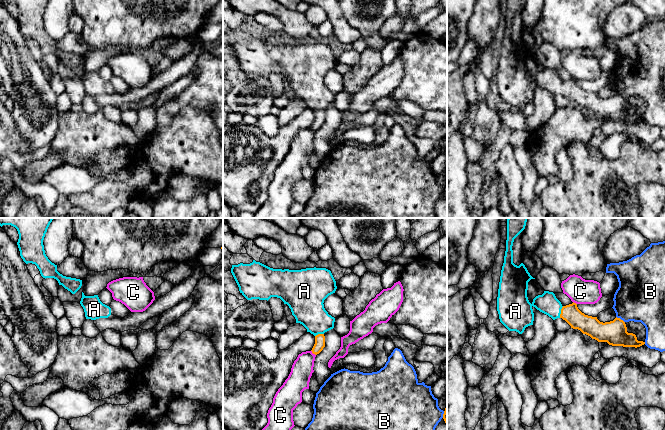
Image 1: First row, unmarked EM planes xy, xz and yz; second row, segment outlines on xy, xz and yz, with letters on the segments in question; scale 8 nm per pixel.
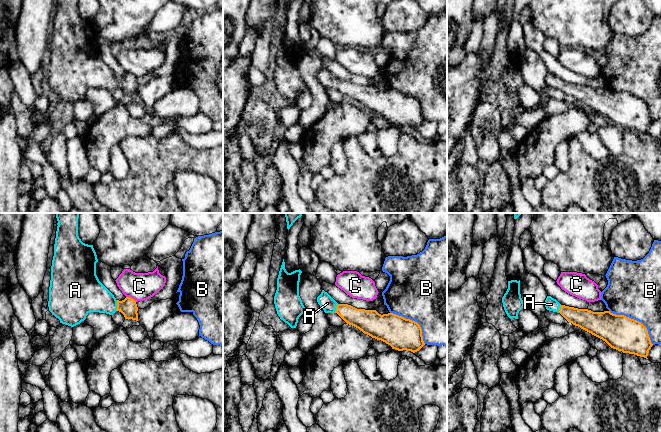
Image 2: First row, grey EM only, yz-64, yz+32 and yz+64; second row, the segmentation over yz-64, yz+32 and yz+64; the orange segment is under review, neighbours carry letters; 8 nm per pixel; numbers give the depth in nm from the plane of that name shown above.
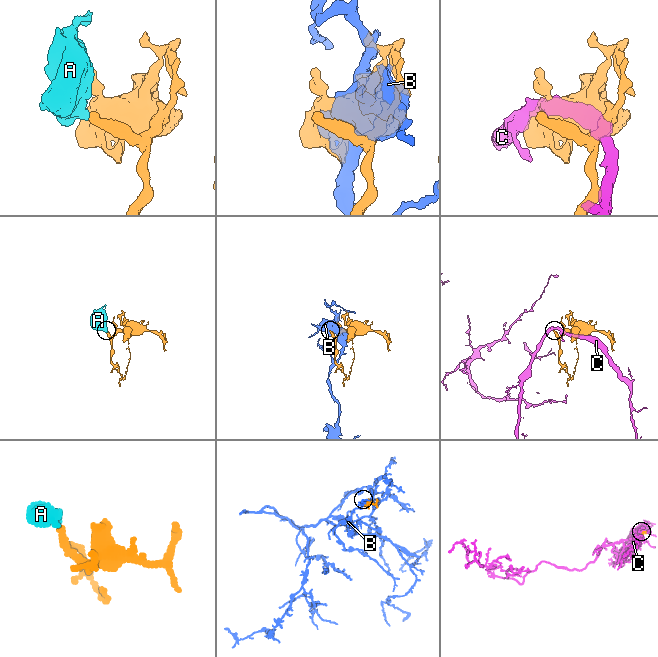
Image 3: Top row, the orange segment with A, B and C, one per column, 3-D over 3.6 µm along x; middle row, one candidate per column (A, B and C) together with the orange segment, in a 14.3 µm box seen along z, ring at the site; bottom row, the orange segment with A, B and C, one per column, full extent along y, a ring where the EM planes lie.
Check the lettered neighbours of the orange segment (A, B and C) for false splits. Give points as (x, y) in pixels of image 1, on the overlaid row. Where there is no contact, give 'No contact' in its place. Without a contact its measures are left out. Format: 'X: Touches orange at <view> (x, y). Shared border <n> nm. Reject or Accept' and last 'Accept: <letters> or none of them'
A: Touches orange at yz (561, 312). Shared border 100 nm. Accept
B: Touches orange at yz (619, 318). Shared border 90 nm. Reject
C: Touches orange at xz (313, 353). Shared border 60 nm. Reject
Accept: A

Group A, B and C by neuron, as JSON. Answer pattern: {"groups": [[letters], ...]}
{"groups": [["A"], ["B"], ["C"]]}

